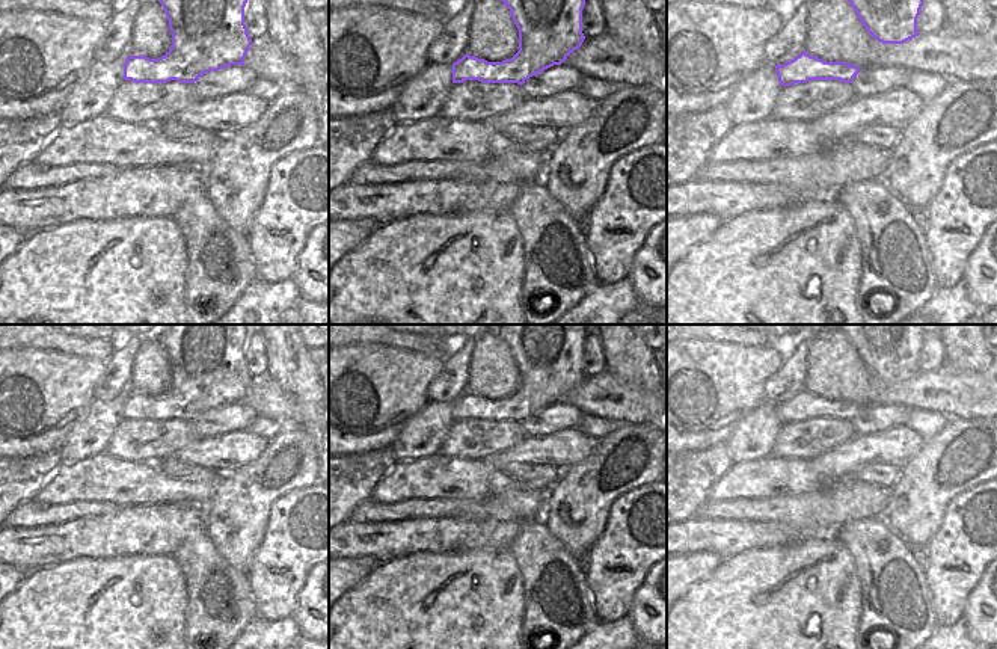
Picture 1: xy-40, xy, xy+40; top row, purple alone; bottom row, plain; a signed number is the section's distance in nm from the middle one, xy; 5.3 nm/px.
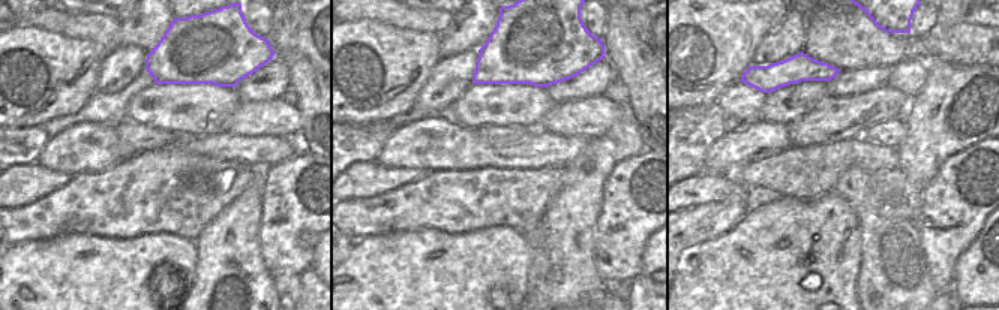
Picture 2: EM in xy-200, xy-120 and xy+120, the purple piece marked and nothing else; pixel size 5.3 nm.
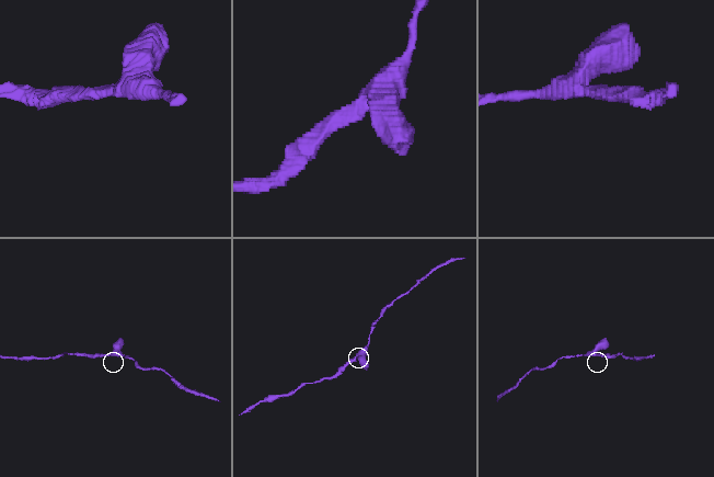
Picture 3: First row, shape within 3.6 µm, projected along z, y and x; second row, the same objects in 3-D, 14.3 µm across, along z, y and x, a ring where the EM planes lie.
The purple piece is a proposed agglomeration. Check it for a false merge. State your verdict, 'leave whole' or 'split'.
leave whole

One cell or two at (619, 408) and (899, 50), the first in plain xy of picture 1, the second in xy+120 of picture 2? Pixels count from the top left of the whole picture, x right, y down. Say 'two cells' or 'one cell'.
one cell

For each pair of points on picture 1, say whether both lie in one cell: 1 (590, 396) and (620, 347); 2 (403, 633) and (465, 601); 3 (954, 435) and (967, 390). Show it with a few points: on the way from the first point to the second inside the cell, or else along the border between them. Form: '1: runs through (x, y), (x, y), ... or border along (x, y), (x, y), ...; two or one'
1: border along (607, 369), (617, 378), (637, 387); two
2: runs through (418, 633), (433, 633), (450, 616); one
3: border along (947, 417), (981, 418); two

